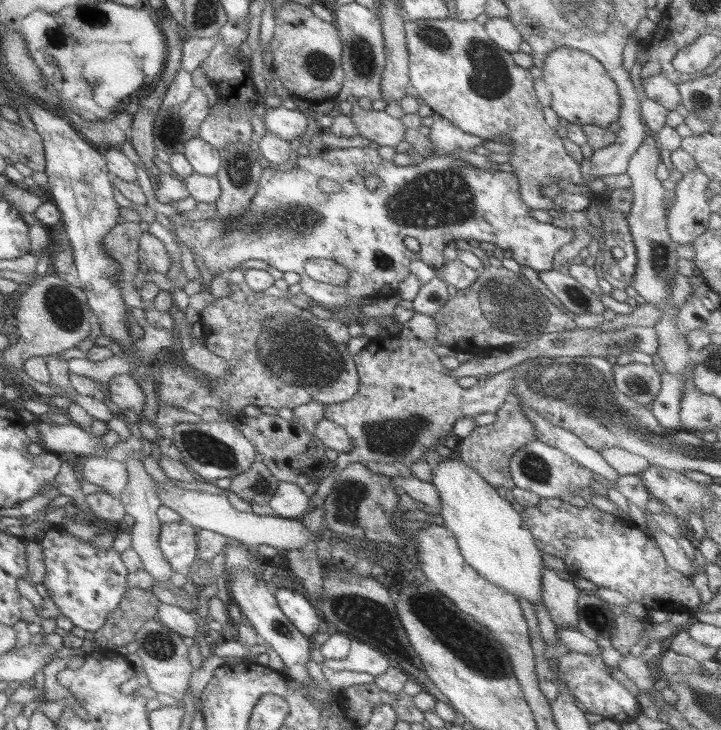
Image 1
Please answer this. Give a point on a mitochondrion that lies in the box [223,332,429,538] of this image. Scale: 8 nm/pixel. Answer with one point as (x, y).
(351, 493)

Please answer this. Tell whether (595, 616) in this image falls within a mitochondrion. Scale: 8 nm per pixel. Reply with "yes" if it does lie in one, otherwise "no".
yes

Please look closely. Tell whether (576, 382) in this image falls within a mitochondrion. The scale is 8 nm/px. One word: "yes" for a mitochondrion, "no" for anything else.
yes

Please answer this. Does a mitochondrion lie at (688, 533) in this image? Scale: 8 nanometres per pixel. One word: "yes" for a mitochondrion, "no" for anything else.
no

